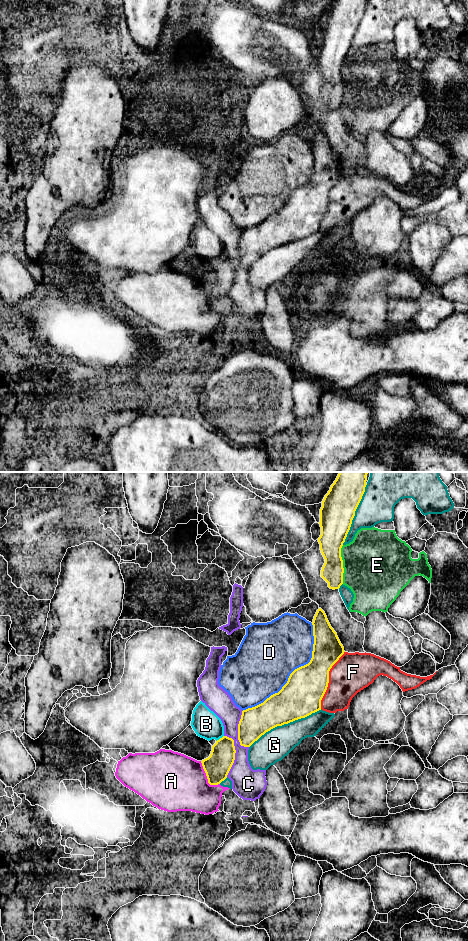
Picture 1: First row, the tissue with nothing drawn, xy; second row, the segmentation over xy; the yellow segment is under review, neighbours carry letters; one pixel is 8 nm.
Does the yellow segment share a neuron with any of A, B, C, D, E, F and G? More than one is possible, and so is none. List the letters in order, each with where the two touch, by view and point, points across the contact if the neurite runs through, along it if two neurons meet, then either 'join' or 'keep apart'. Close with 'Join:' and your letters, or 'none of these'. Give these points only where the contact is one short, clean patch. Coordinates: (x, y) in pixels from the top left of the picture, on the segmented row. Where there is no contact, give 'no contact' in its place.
A: contact xy (207, 777); keep apart
B: contact xy (220, 738); border xy (223, 735), (216, 741); keep apart
C: contact xy (234, 754); keep apart
D: contact xy (292, 672); keep apart
E: contact xy (342, 564); keep apart
F: contact xy (328, 680); keep apart
G: contact xy (285, 723); keep apart
Join: none of these

